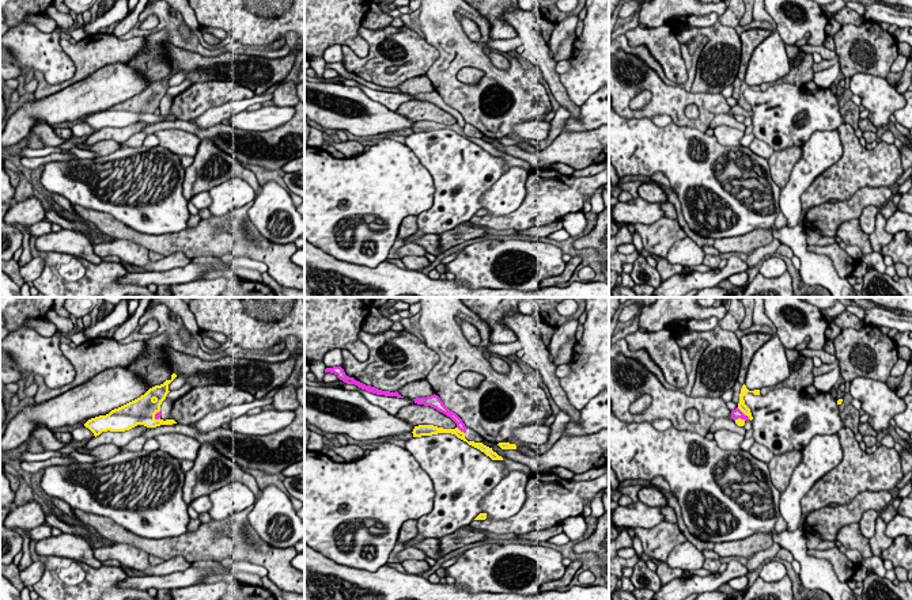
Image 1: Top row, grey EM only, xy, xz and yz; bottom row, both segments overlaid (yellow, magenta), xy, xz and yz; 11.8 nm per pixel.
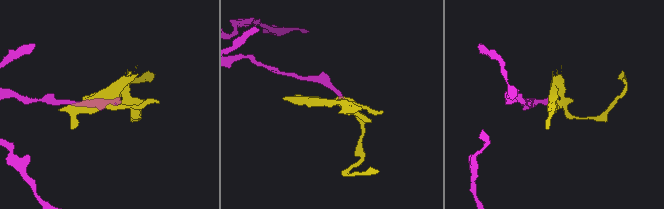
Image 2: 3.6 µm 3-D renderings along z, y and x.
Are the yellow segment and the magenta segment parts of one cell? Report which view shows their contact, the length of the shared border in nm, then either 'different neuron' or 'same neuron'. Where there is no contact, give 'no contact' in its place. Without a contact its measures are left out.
meets yellow in yz; contact 200 nm long; same neuron

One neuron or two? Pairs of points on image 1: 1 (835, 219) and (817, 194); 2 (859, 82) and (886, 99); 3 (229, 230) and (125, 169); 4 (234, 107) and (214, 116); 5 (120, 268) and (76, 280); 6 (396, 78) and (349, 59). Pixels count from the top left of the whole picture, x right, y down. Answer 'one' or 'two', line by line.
1: two
2: one
3: two
4: one
5: one
6: one

